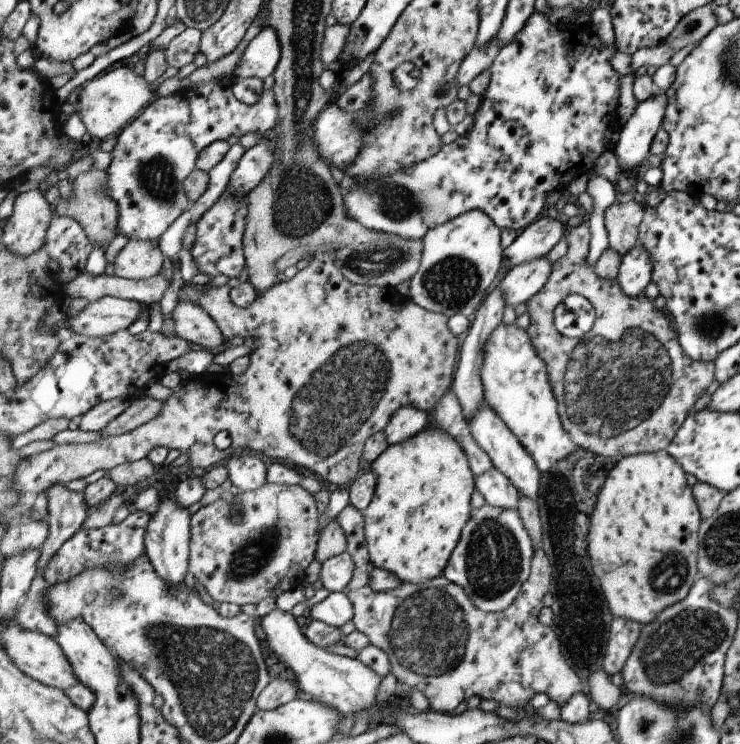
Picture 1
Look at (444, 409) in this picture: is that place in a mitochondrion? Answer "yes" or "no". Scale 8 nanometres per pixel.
yes

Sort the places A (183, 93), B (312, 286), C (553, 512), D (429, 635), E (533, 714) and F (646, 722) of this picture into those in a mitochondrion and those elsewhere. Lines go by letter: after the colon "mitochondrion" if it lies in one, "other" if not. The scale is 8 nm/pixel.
A: other
B: other
C: other
D: mitochondrion
E: other
F: mitochondrion

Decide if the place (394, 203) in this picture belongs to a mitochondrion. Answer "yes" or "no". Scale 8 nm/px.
yes

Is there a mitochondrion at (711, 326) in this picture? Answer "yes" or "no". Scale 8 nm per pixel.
yes

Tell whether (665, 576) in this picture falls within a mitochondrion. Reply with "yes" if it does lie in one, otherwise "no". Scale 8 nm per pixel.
yes

